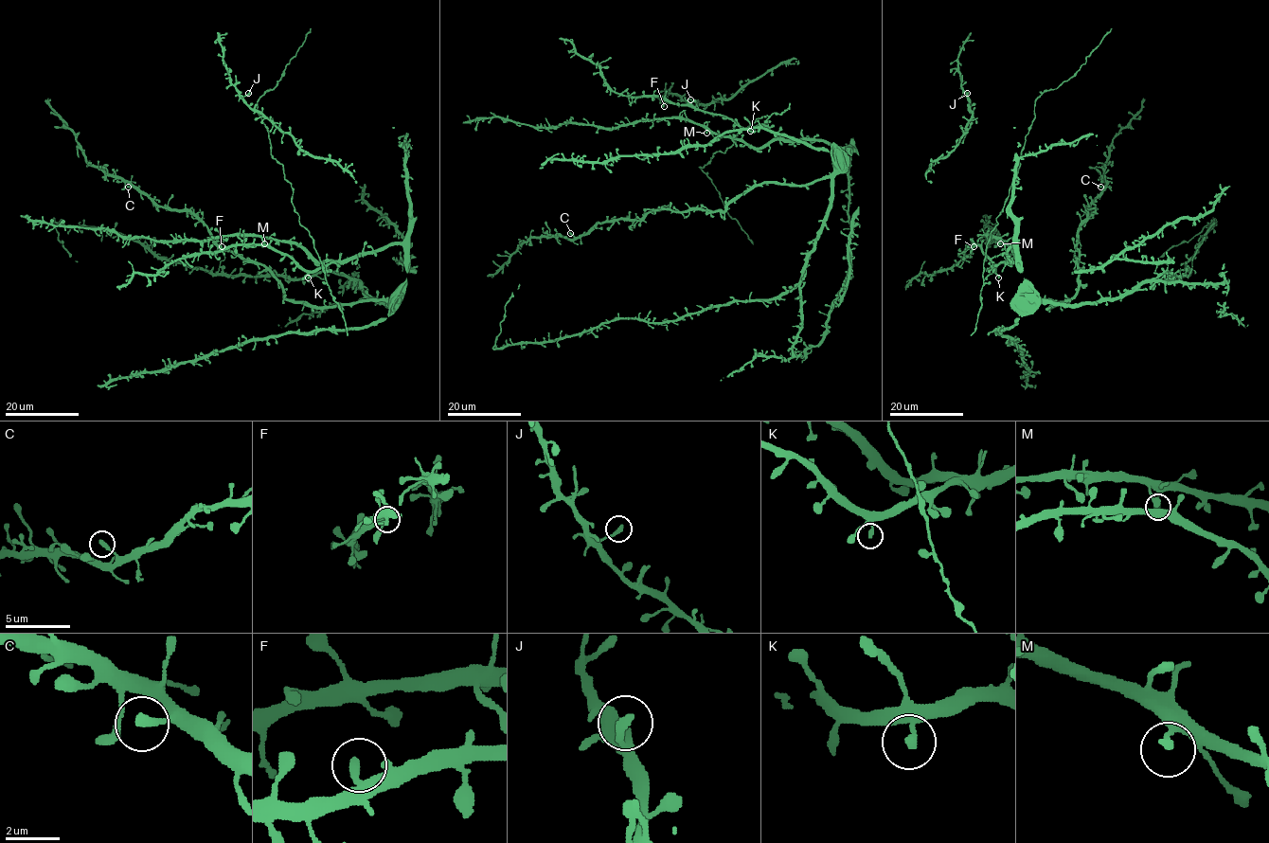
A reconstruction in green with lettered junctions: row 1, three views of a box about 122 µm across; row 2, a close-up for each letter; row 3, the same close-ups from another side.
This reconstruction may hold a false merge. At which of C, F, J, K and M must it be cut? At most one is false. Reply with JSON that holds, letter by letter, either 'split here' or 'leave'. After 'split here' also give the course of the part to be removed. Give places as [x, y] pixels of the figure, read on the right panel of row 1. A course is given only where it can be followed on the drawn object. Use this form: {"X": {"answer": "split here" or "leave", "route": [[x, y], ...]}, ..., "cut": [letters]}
{"C": {"answer": "leave"}, "F": {"answer": "leave"}, "J": {"answer": "leave"}, "K": {"answer": "leave"}, "M": {"answer": "leave"}, "cut": []}

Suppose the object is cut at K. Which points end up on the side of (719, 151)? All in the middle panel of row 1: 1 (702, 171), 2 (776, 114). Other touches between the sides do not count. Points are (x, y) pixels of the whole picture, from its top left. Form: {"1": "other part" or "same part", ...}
{"1": "same part", "2": "same part"}

